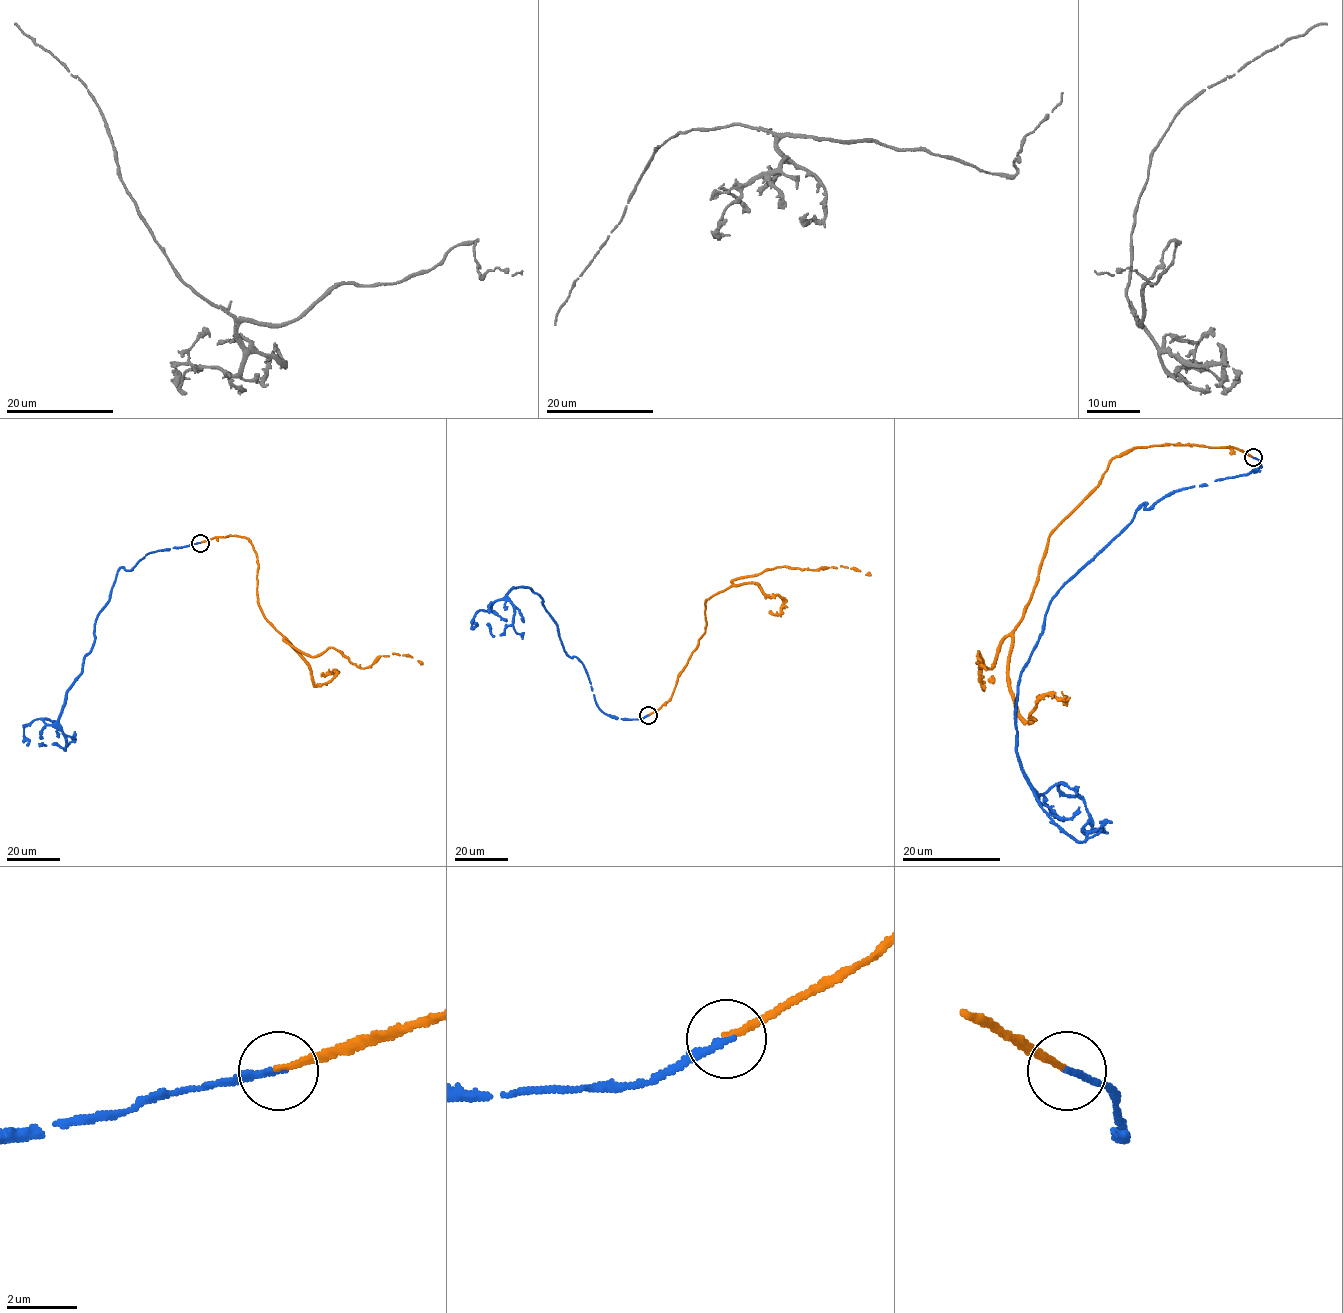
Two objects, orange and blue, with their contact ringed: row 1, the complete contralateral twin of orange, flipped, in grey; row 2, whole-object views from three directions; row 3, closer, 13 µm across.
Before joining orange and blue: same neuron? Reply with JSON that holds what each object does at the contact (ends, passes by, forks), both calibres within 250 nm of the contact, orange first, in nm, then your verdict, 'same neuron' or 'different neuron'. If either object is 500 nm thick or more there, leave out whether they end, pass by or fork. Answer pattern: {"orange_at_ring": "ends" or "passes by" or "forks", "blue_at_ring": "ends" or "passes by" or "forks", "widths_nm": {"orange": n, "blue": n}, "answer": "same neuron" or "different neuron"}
{"orange_at_ring": "ends", "blue_at_ring": "ends", "widths_nm": {"orange": 170, "blue": 190}, "answer": "same neuron"}

